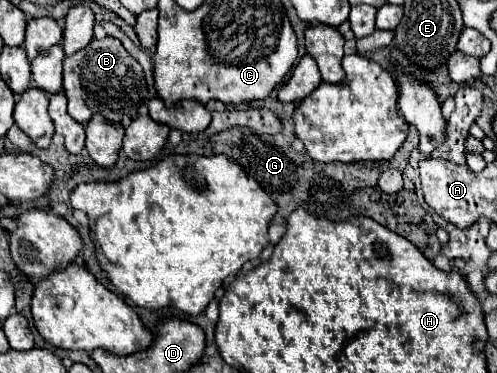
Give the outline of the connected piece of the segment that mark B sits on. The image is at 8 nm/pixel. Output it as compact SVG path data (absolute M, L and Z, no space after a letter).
M94 39L90 47L64 59L64 95L68 99L68 113L78 123L86 125L92 115L102 115L112 123L122 123L124 119L134 119L138 107L146 99L146 81L140 63L128 55L118 39Z

